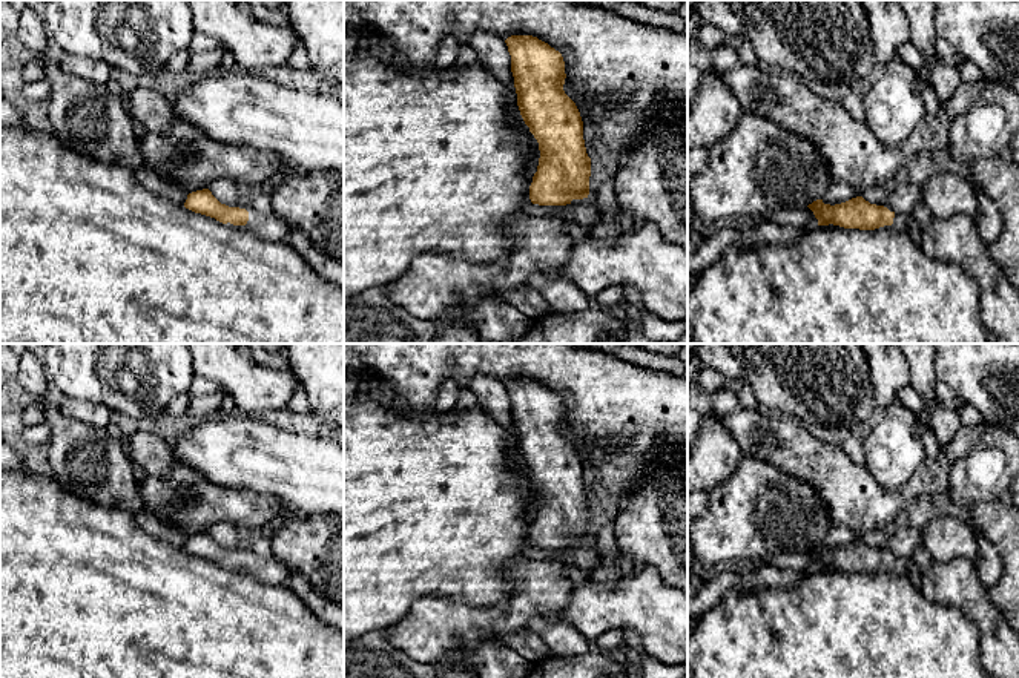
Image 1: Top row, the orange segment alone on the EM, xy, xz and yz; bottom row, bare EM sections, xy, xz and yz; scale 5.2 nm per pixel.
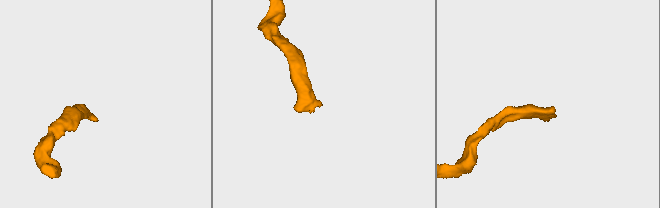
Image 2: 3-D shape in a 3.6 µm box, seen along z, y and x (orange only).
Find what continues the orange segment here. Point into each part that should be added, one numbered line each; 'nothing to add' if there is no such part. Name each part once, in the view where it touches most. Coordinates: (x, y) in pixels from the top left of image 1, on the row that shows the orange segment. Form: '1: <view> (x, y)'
1: xy (270, 227)

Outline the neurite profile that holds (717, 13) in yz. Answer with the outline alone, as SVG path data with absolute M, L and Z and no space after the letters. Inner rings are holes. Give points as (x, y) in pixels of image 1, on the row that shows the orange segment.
M698 0L695 14L701 21L721 29L727 38L746 31L744 15L734 14L727 0Z

